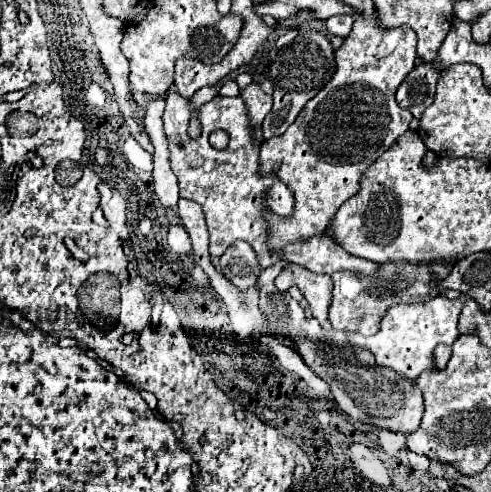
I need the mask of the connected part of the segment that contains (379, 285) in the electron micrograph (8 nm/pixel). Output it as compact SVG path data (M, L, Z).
M389 261L379 267L373 275L359 275L350 271L337 271L331 275L335 289L329 305L329 321L333 329L357 331L363 337L375 335L379 323L389 307L399 303L423 303L443 295L443 289L435 287L433 281L443 281L453 269L451 261L433 263L409 263L409 261Z

